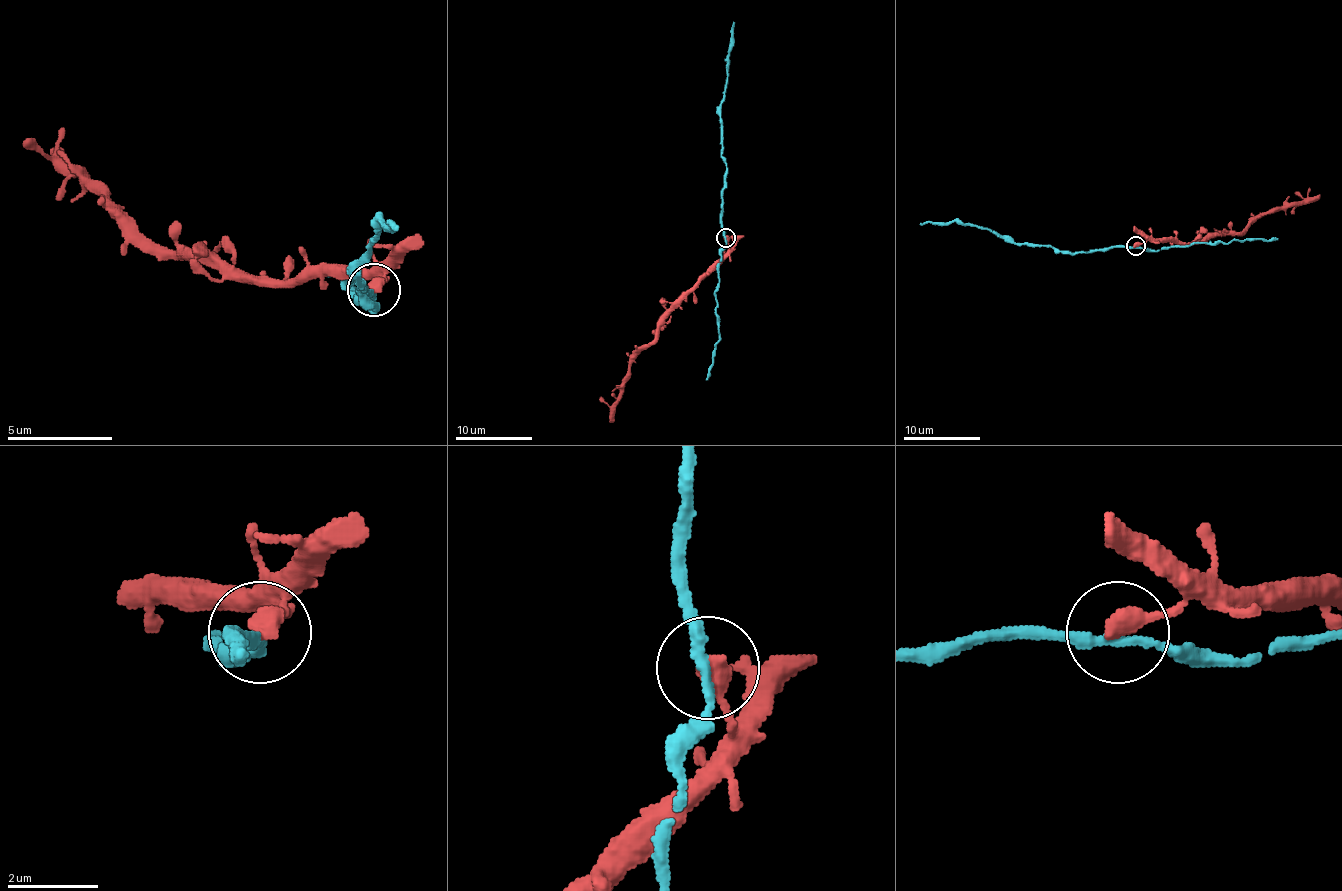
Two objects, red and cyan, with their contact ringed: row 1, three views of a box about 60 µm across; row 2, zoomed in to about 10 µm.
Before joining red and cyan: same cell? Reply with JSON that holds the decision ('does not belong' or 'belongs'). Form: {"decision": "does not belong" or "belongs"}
{"decision": "does not belong"}

